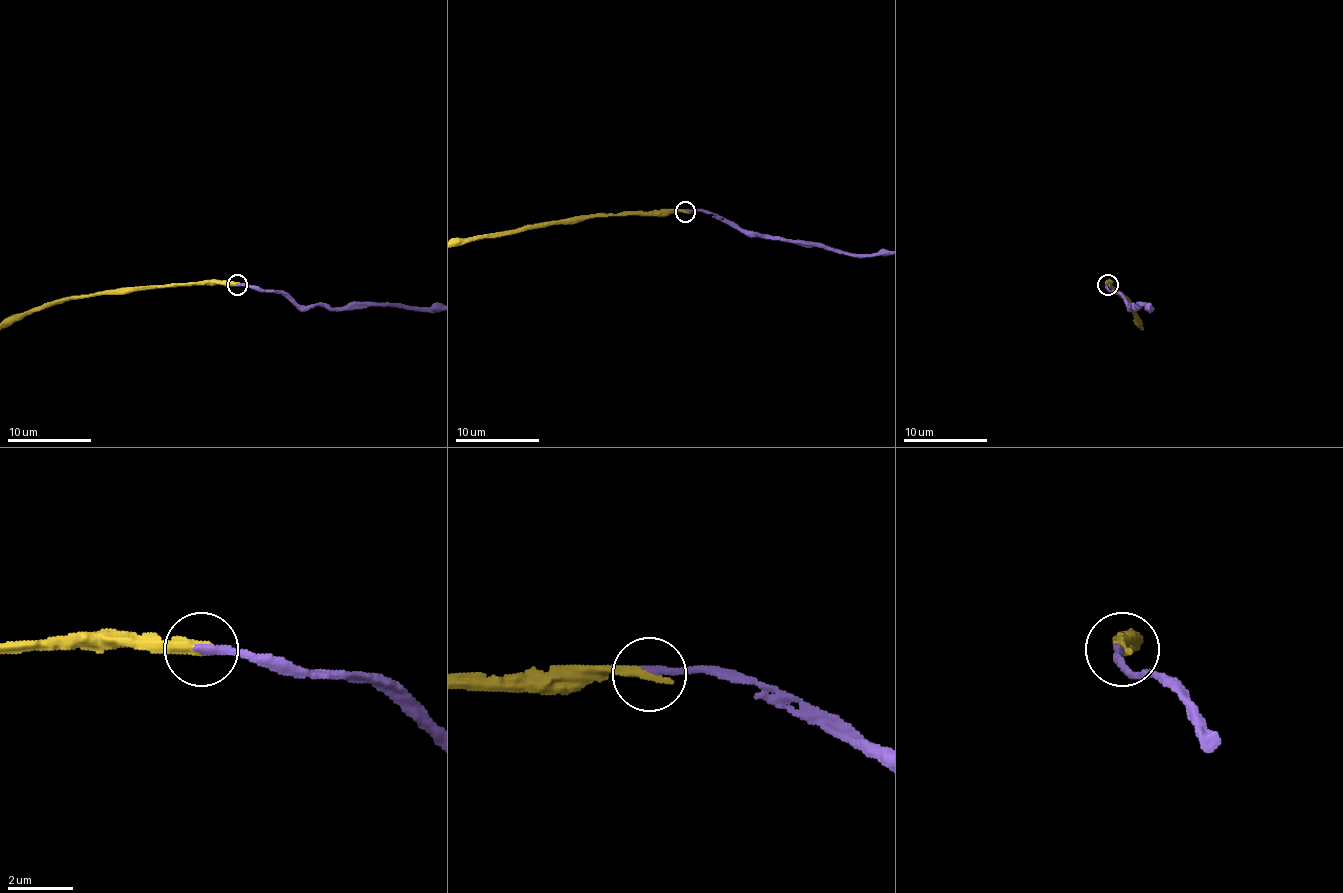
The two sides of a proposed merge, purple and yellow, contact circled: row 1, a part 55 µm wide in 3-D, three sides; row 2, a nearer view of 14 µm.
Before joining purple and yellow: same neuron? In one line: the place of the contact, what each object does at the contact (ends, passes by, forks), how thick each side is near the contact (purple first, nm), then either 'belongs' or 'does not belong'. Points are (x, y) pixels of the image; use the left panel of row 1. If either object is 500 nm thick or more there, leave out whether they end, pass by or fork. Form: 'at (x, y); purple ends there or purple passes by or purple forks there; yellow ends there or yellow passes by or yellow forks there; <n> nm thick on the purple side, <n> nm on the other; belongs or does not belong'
at (237, 284); purple ends there; yellow ends there; 240 nm thick on the purple side, 360 nm on the other; belongs

